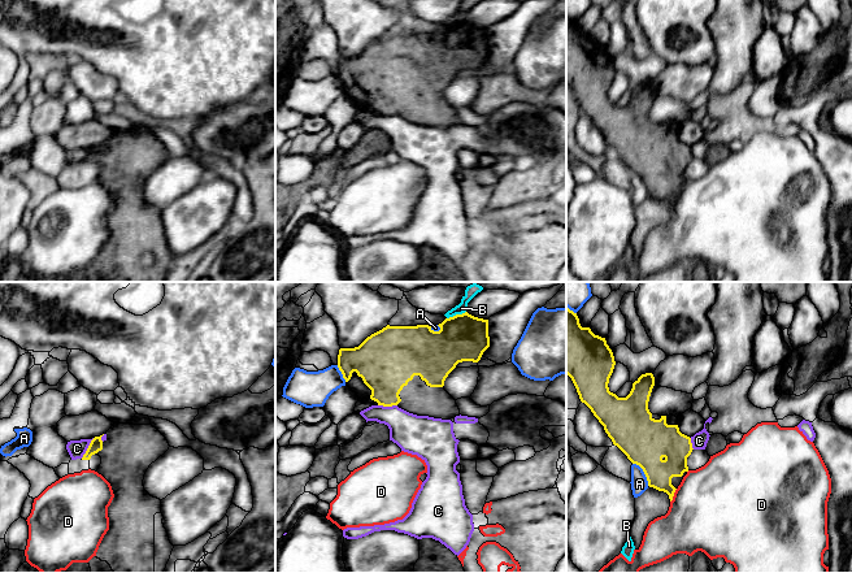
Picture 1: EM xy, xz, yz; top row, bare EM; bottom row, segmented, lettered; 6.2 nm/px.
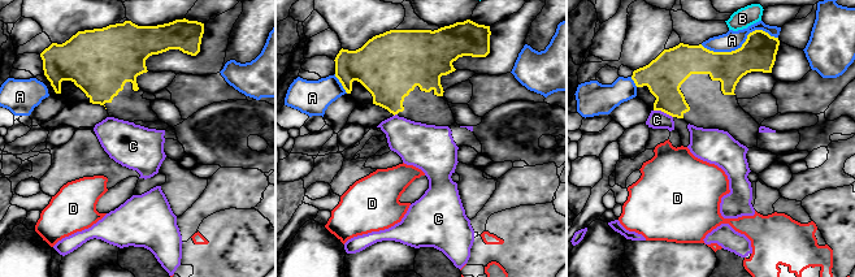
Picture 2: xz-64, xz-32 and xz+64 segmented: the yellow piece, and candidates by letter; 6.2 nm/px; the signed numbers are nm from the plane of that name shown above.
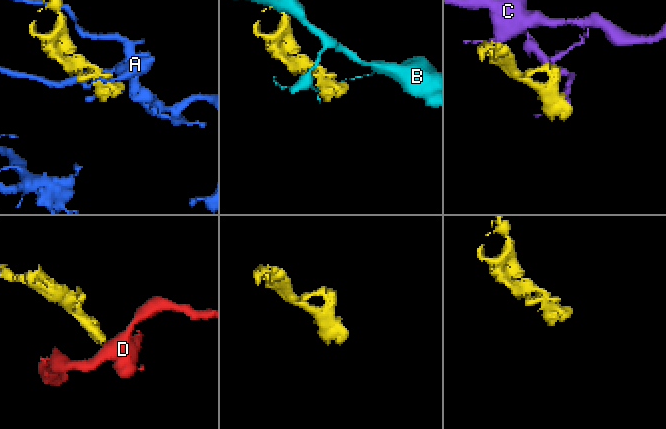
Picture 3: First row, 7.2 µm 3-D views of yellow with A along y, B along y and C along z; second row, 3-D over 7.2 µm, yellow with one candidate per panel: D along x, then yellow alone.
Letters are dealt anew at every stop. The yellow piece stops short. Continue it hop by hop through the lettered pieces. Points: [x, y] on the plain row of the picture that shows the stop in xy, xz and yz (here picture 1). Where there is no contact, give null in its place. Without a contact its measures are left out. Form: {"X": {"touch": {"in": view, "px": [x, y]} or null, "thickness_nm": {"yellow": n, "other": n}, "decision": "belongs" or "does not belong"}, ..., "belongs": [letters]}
{"A": {"touch": {"in": "yz", "px": [644, 182]}, "thickness_nm": {"yellow": 300, "other": 110}, "decision": "does not belong"}, "B": {"touch": {"in": "xz", "px": [456, 24]}, "thickness_nm": {"yellow": 280, "other": 70}, "decision": "does not belong"}, "C": {"touch": {"in": "xy", "px": [87, 157]}, "thickness_nm": {"yellow": 80, "other": 110}, "decision": "does not belong"}, "D": {"touch": {"in": "yz", "px": [673, 204]}, "thickness_nm": {"yellow": 170, "other": 500}, "decision": "does not belong"}, "belongs": []}

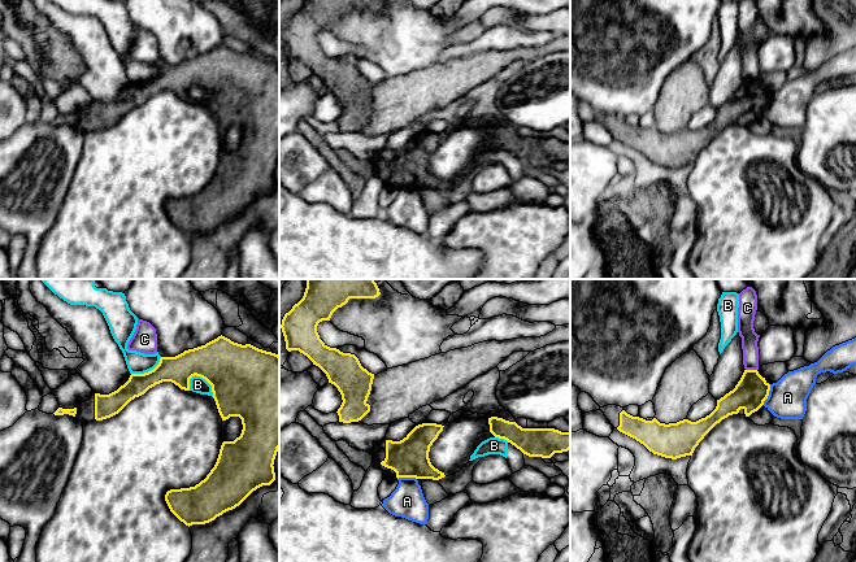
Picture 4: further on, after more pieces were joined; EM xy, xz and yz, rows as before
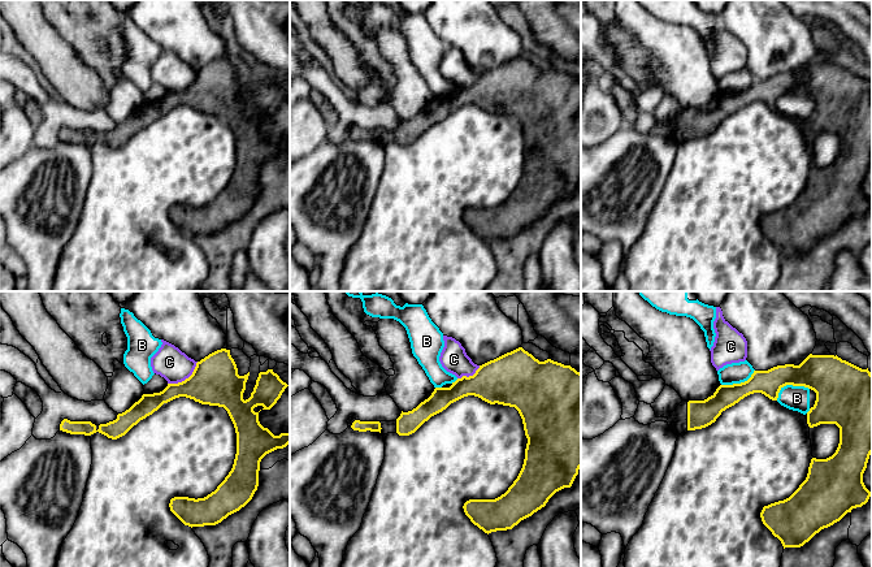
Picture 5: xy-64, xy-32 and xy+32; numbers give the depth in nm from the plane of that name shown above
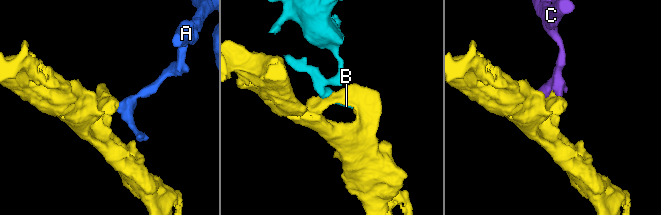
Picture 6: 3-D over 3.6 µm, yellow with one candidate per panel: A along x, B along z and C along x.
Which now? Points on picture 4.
{"A": {"touch": {"in": "yz", "px": [768, 104]}, "thickness_nm": {"yellow": 200, "other": 240}, "decision": "does not belong"}, "B": {"touch": {"in": "xy", "px": [205, 88]}, "thickness_nm": {"yellow": 440, "other": 100}, "decision": "does not belong"}, "C": {"touch": {"in": "yz", "px": [751, 79]}, "thickness_nm": {"yellow": 200, "other": 100}, "decision": "does not belong"}, "belongs": []}

